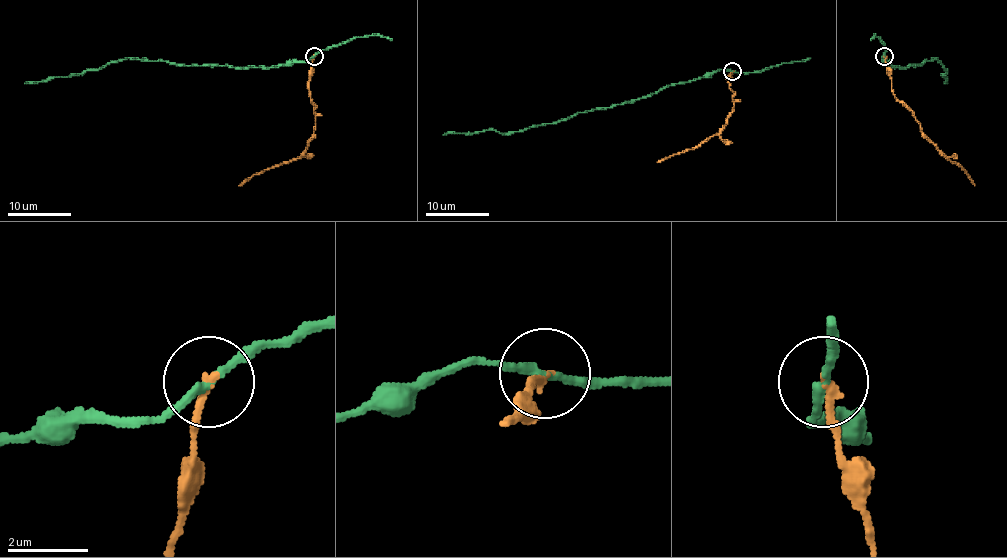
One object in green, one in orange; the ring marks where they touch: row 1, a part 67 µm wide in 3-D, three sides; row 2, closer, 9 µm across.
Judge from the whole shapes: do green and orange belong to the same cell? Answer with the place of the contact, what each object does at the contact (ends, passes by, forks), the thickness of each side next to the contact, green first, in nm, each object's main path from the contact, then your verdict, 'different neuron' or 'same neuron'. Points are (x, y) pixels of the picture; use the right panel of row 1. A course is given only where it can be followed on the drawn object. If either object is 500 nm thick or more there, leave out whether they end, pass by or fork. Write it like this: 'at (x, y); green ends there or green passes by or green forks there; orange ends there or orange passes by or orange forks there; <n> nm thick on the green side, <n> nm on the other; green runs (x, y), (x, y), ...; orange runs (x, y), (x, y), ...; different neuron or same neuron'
at (884, 56); green passes by; orange ends there; 180 nm thick on the green side, 190 nm on the other; green runs (883, 56), (882, 61), (893, 67), (920, 66), (936, 58), (946, 70), (942, 77), (946, 77), (947, 83); orange runs (883, 56), (893, 94), (912, 112), (920, 129), (968, 174), (974, 185); different neuron

